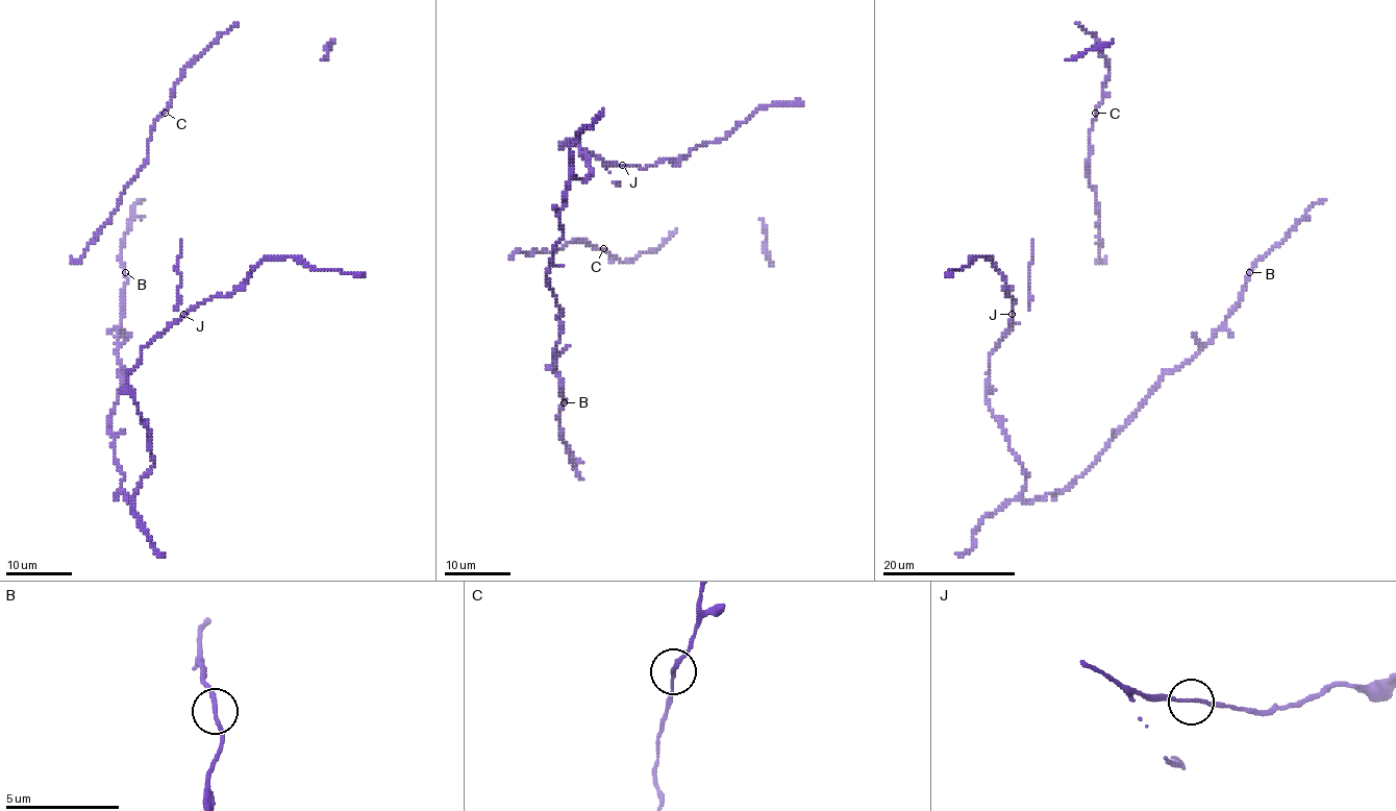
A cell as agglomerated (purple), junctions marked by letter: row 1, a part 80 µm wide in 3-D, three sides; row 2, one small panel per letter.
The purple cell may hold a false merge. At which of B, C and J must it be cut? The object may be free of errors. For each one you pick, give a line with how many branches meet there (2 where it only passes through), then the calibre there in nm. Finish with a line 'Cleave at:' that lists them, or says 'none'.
B: 2 branches meet; 180 nm thick
Cleave at: B

